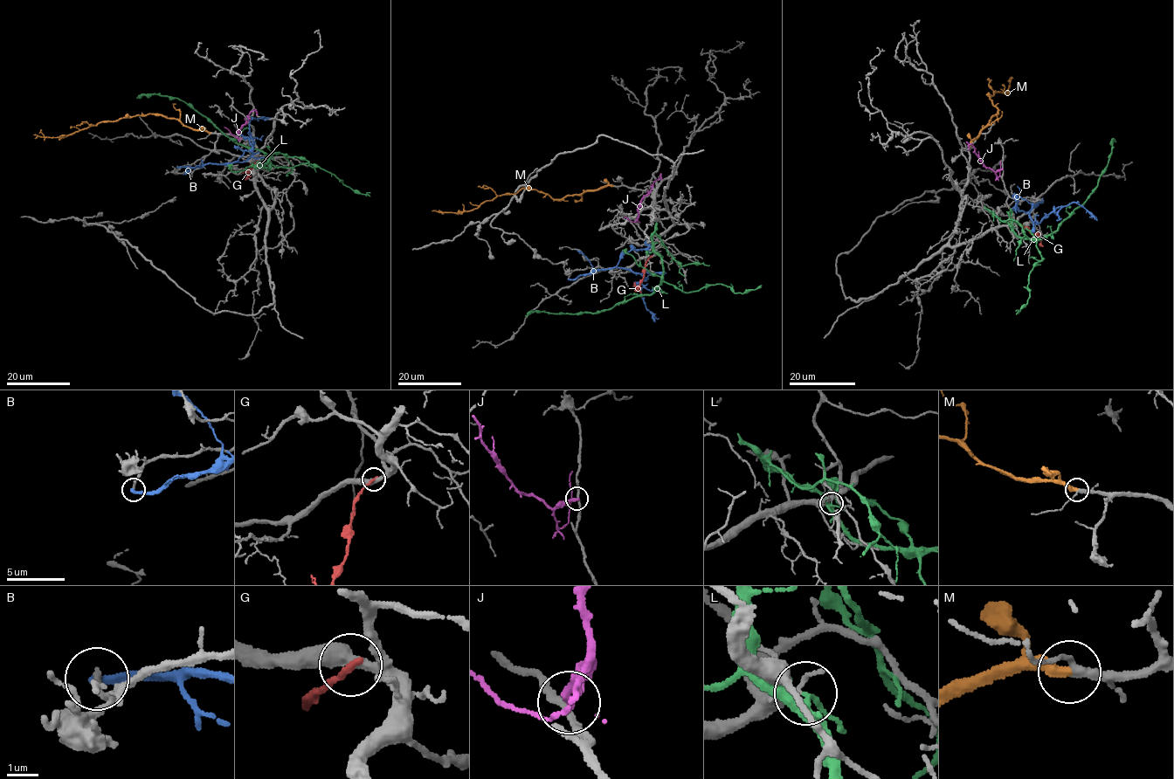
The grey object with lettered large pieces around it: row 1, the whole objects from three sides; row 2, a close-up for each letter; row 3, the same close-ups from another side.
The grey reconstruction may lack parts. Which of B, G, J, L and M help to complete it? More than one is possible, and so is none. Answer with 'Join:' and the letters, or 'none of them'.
Join: M

